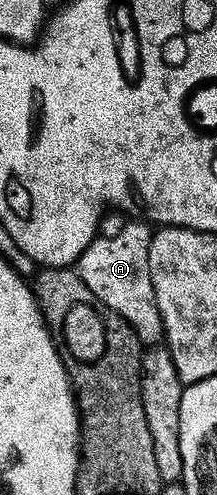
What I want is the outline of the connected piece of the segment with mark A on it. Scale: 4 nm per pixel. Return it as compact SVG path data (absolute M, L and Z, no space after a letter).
M130 221L134 222L107 238L95 238L77 258L76 267L78 266L78 274L82 277L81 285L90 290L105 309L116 311L136 332L139 342L158 344L163 341L164 331L152 288L152 276L148 272L148 248L152 230L145 221Z

